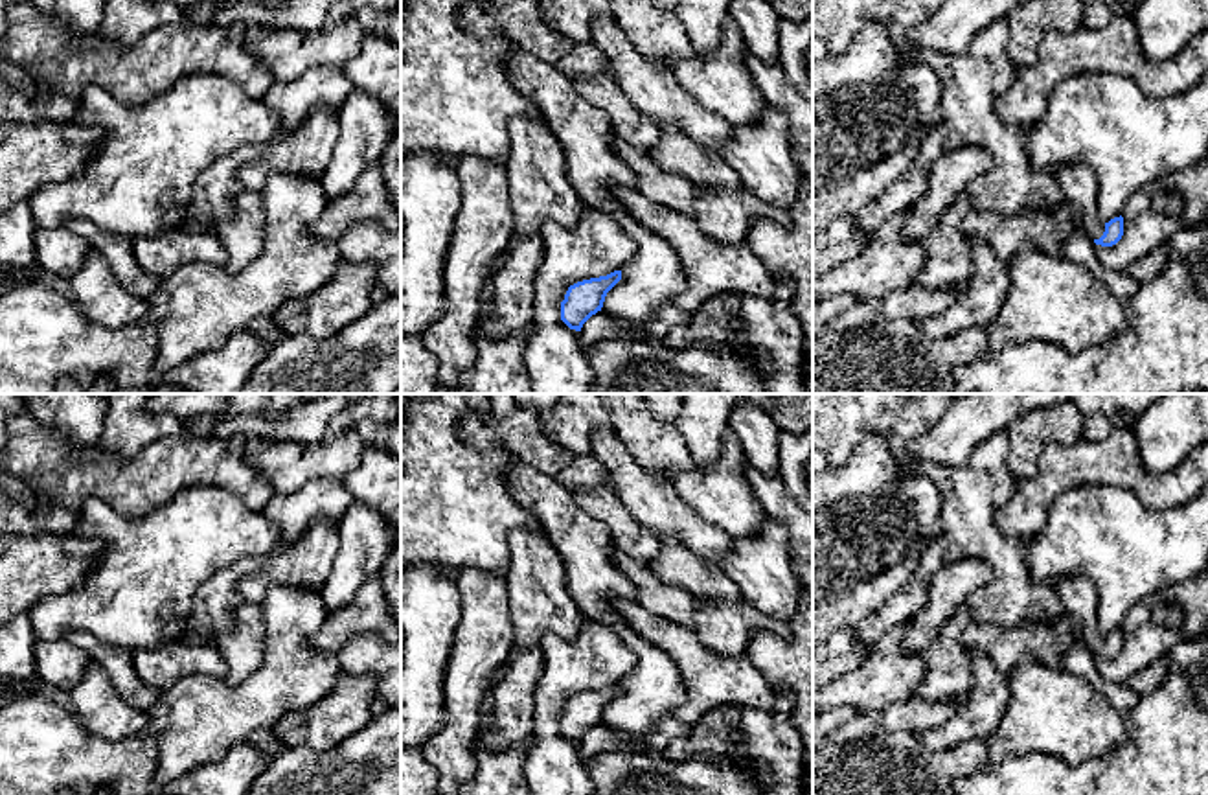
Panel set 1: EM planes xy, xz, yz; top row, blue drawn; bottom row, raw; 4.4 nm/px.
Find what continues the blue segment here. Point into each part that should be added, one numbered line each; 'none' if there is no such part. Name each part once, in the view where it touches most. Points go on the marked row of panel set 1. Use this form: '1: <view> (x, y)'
1: yz (1078, 184)

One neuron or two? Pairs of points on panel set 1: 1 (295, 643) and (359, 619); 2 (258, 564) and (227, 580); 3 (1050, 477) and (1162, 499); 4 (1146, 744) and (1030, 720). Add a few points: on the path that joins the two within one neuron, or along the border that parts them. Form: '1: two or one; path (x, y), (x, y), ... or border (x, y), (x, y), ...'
1: one; path (309, 632), (331, 632), (342, 626)
2: one; path (250, 565), (234, 573)
3: one; path (1078, 470), (1126, 470), (1135, 477)
4: two; border (1122, 714), (1126, 738), (1104, 755), (1085, 760)

